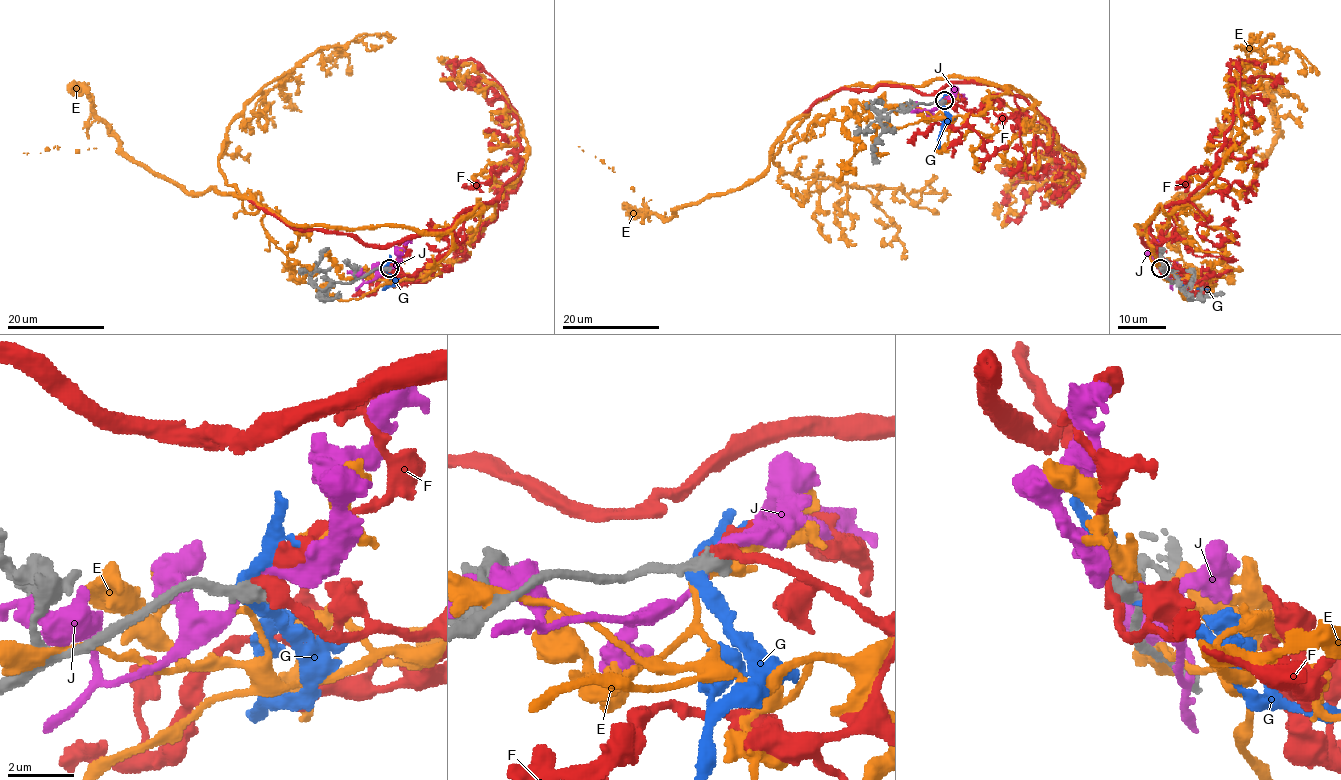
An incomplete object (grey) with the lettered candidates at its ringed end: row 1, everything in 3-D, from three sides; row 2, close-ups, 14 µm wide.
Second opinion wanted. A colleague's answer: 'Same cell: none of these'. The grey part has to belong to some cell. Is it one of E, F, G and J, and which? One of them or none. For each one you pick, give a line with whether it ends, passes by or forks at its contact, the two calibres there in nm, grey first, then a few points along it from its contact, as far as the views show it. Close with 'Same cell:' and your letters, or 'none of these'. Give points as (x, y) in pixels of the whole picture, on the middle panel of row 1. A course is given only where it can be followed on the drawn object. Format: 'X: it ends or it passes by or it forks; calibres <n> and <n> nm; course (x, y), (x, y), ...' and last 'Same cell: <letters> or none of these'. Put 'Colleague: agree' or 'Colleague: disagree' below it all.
F: it passes by; calibres 440 and 400 nm; course (943, 100), (976, 111), (1009, 89), (1026, 100), (1074, 156), (1067, 181), (1017, 180), (997, 167)
Same cell: F
Colleague: disagree

